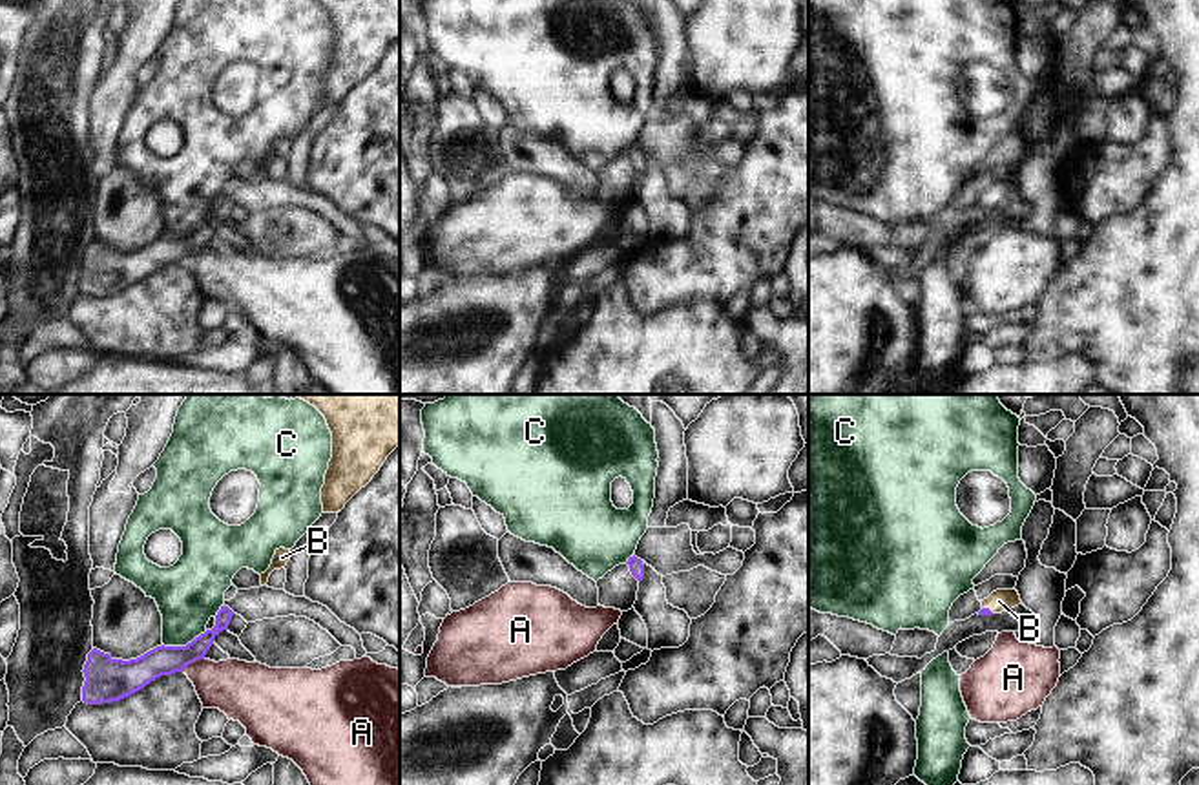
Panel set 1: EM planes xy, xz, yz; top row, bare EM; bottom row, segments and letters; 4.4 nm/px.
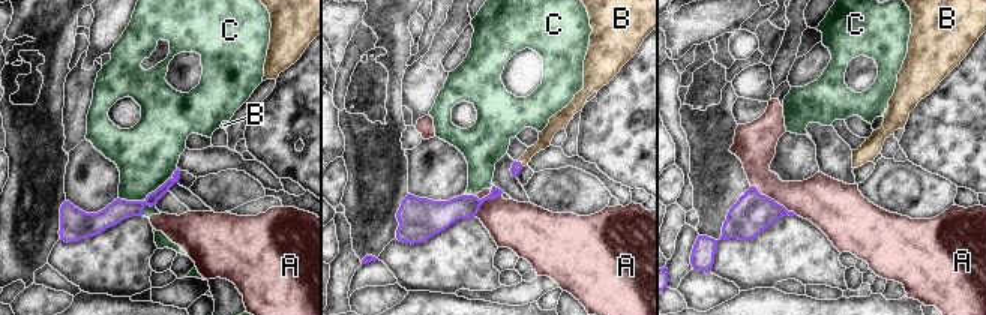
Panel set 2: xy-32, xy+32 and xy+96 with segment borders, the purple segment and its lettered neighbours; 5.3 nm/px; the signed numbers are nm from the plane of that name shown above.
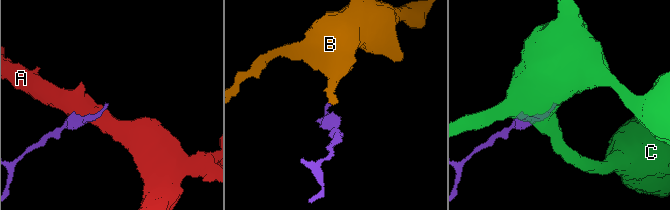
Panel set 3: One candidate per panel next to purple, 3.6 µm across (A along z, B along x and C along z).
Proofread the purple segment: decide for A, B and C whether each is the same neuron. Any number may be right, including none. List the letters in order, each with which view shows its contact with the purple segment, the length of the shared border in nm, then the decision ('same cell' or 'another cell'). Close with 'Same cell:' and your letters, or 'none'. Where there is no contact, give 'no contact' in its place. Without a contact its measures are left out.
A: contact in xy; length 110 nm; another cell
B: contact in yz; length 60 nm; same cell
C: contact in xy; length 220 nm; another cell
Same cell: B

